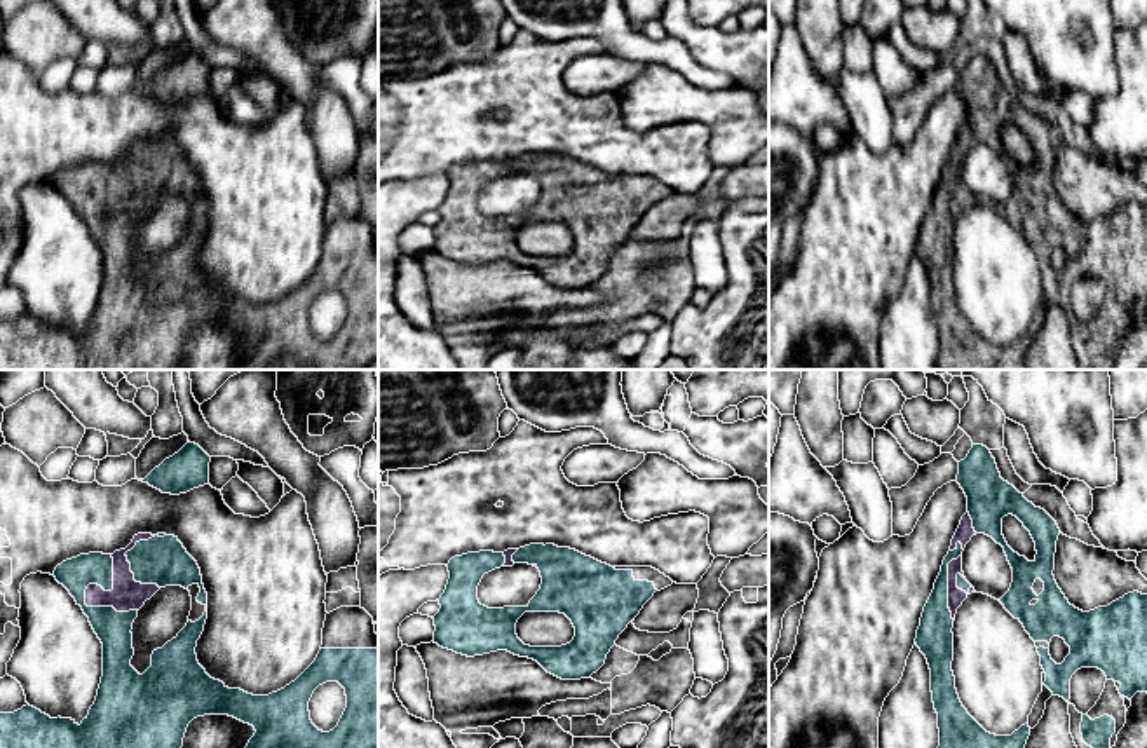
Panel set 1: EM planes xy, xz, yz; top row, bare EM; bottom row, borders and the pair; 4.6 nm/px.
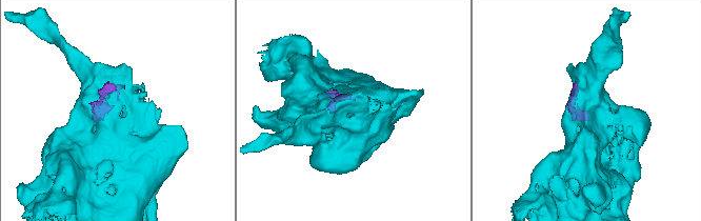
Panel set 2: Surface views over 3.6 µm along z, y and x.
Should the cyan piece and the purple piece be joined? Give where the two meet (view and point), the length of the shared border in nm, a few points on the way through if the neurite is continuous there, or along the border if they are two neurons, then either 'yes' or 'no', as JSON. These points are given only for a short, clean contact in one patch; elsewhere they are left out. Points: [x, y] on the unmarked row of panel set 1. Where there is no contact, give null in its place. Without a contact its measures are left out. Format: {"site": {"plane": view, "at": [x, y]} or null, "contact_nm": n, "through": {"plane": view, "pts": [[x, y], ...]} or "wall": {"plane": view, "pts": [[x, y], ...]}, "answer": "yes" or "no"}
{"site": {"plane": "xy", "at": [84, 201]}, "contact_nm": 300, "answer": "yes"}

